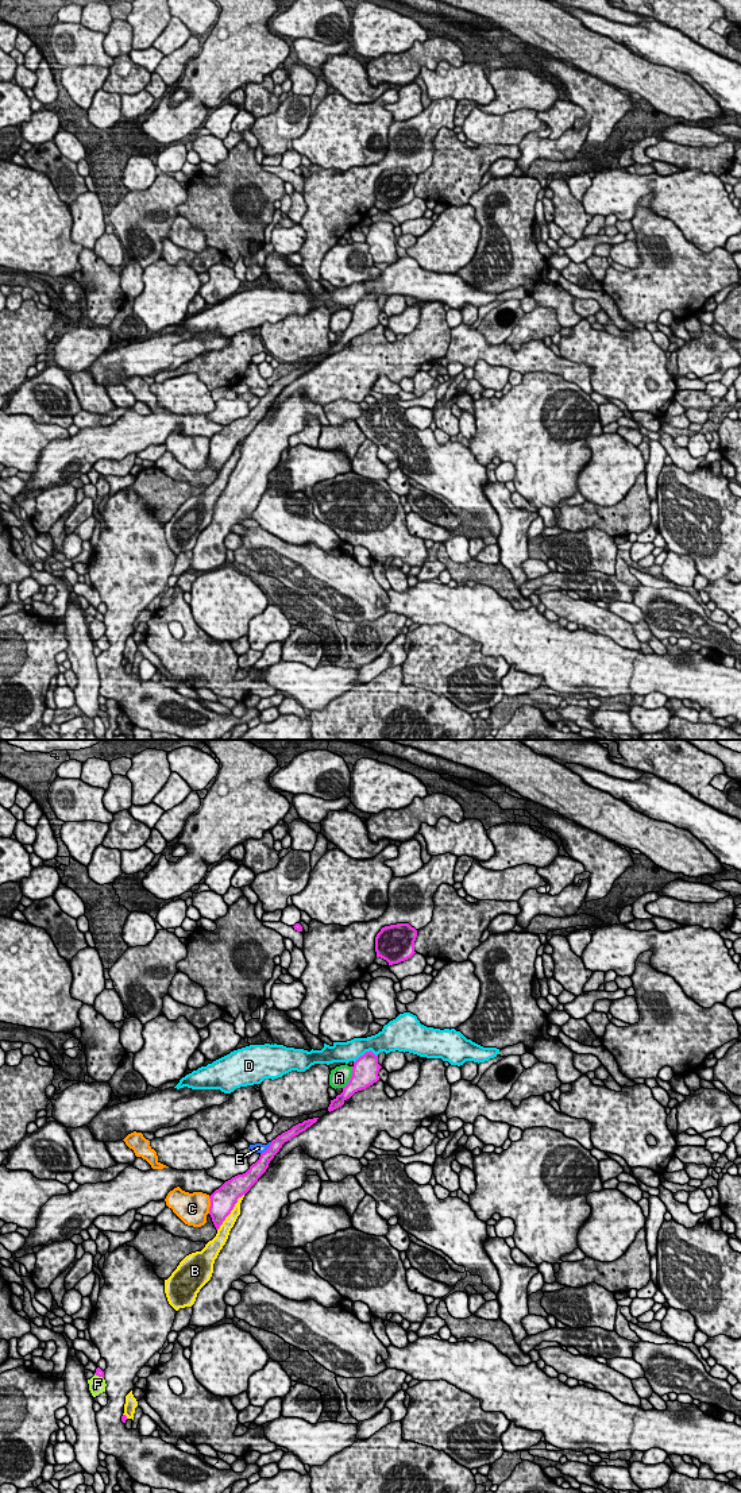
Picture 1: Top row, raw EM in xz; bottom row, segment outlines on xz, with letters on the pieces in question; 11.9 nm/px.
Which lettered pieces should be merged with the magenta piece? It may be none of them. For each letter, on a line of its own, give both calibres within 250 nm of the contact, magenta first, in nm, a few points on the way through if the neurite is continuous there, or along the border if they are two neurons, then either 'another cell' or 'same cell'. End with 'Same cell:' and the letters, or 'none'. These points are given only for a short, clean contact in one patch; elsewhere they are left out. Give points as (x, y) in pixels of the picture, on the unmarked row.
A: 320 nm thick on the magenta side, 240 nm on the other; border along xz (352, 311), (350, 324), (342, 331); another cell
B: 300 nm thick on the magenta side, 140 nm on the other; another cell
C: 300 nm thick on the magenta side, 380 nm on the other; another cell
D: 320 nm thick on the magenta side, 240 nm on the other; another cell
E: 160 nm thick on the magenta side, 120 nm on the other; same cell
F: 90 nm thick on the magenta side, 190 nm on the other; another cell
Same cell: E

